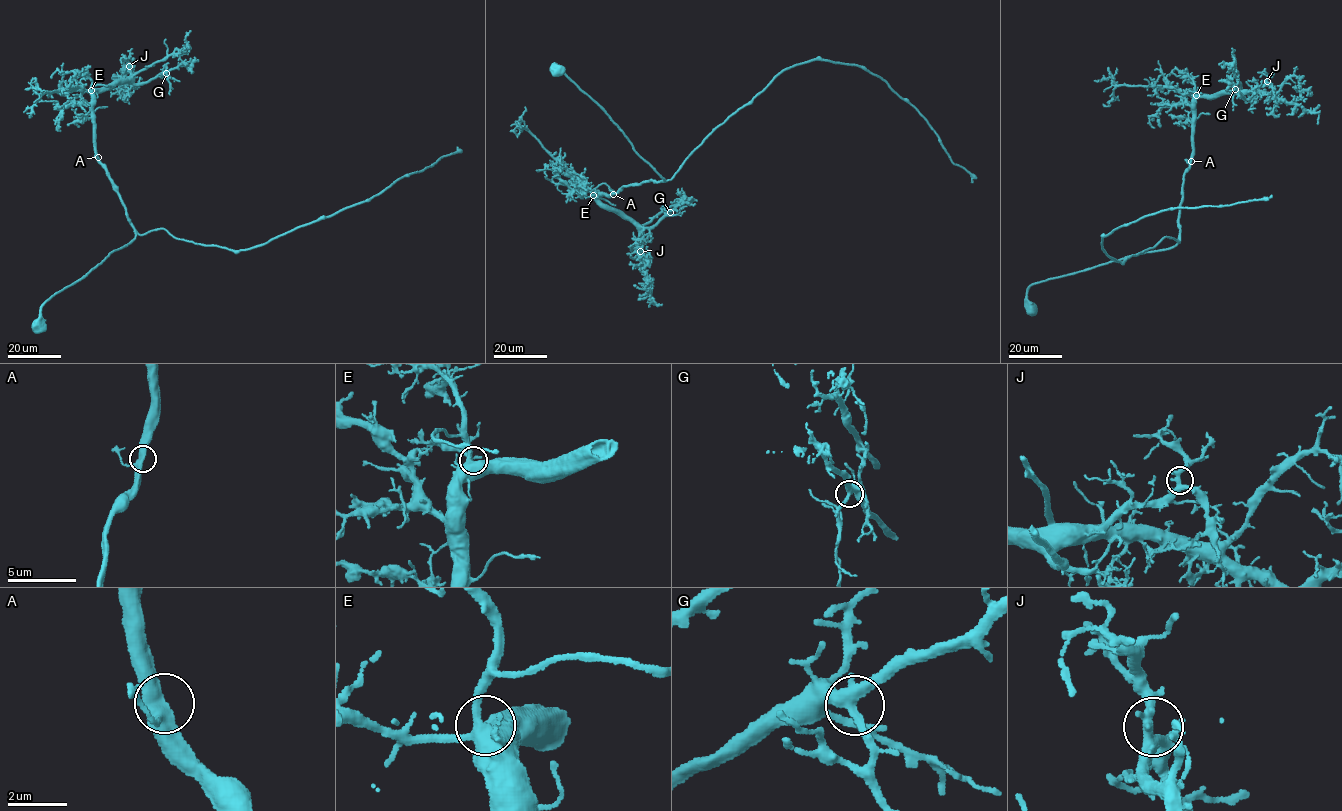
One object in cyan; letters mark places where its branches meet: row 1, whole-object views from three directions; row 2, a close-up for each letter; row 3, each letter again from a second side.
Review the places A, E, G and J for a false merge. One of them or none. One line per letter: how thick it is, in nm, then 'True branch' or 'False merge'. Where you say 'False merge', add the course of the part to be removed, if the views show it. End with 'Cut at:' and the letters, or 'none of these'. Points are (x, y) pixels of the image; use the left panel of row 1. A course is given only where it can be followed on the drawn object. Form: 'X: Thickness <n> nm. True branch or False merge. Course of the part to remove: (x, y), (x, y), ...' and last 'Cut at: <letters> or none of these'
A: Thickness 400 nm. True branch
E: Thickness 480 nm. True branch
G: Thickness 360 nm. True branch
J: Thickness 320 nm. True branch
Cut at: none of these

